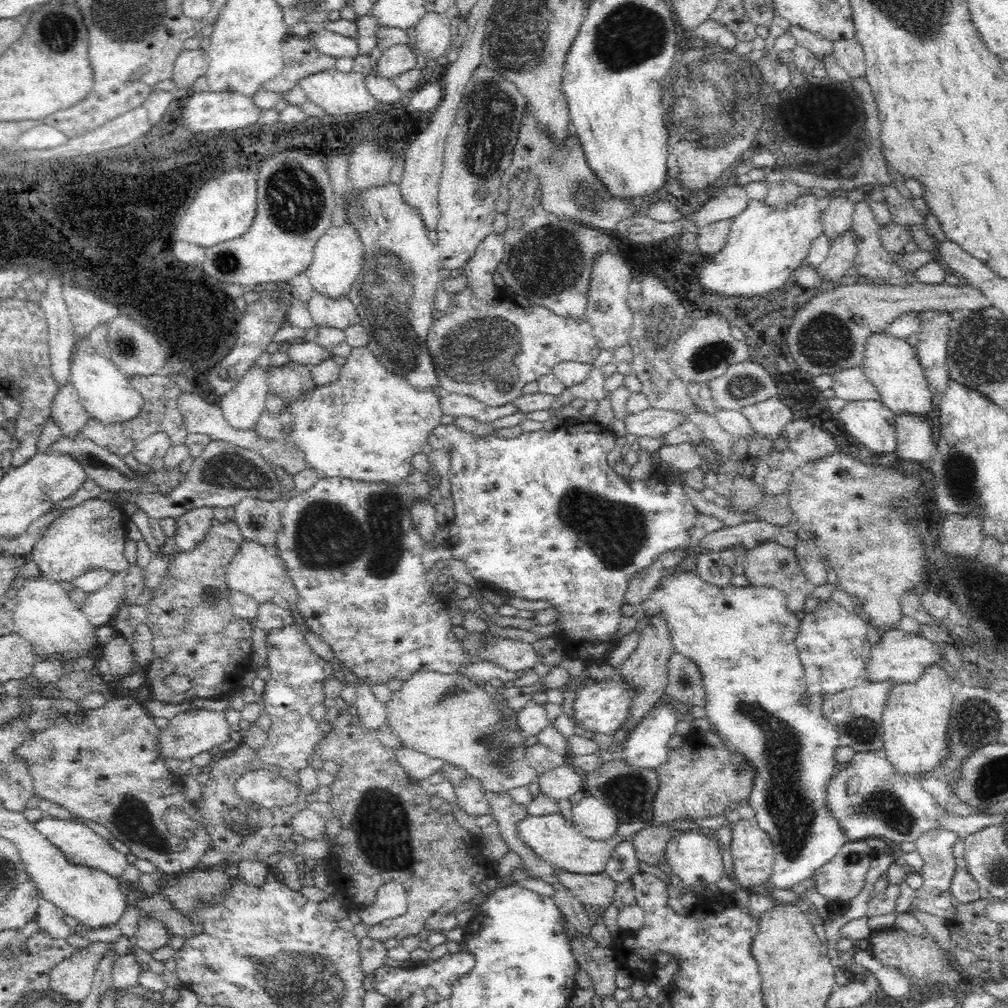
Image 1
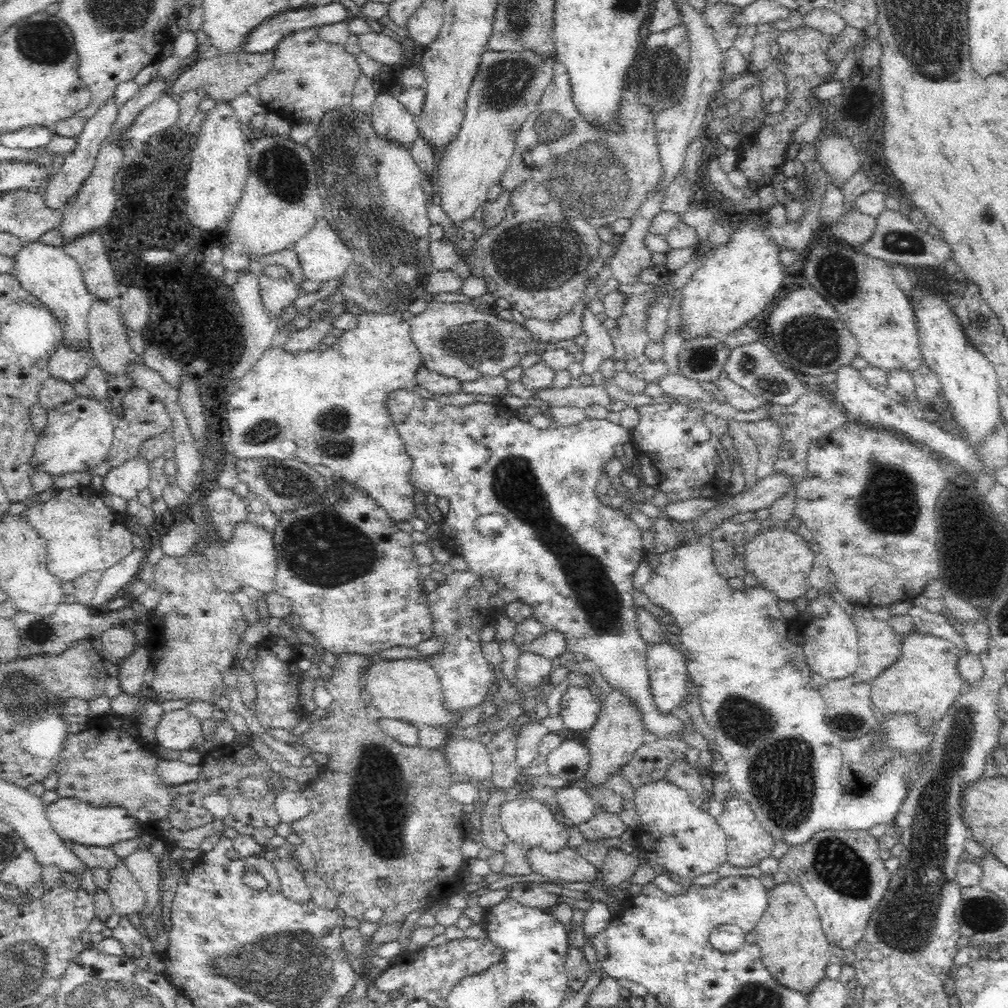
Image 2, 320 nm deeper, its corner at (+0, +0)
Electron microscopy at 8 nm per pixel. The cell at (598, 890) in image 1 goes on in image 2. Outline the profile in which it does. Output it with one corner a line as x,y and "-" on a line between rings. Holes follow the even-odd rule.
538,847
526,853
531,869
536,874
563,882
593,882
598,869
586,861
573,847
564,847
556,852
546,852

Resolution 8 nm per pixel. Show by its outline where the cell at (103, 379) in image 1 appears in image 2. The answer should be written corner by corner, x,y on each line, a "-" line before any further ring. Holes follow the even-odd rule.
39,241
24,246
13,257
15,278
22,285
22,289
40,299
58,317
62,325
64,343
73,350
94,354
89,344
87,318
89,306
96,298
88,291
78,262
62,247
48,246

